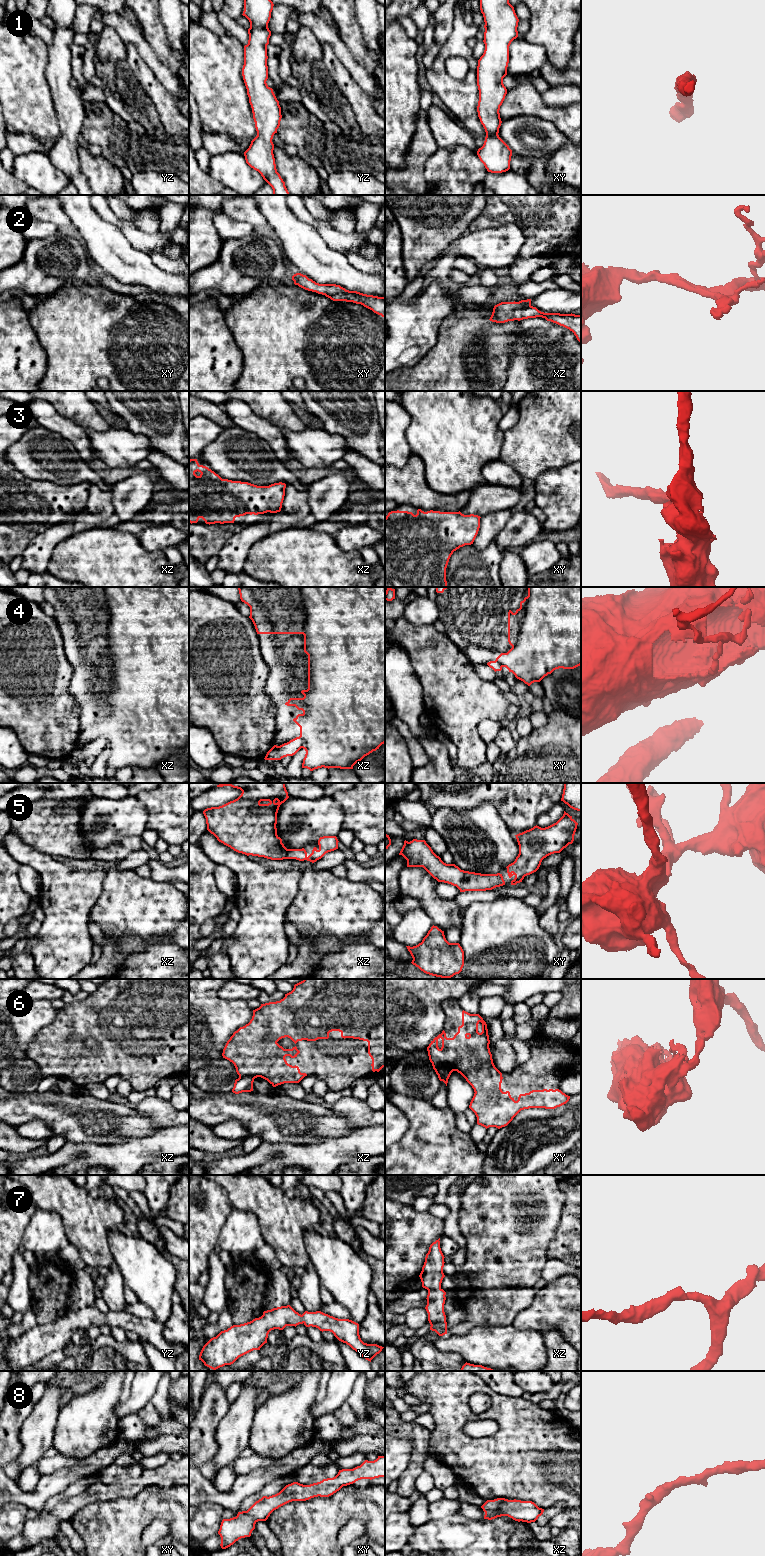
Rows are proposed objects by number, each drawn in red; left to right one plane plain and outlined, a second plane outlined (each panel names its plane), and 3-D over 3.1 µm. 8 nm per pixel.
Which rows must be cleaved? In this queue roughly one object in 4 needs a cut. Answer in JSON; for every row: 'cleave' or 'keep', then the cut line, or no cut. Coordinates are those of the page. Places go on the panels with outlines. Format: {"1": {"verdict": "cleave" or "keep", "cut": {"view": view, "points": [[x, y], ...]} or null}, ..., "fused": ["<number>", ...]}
{"1": {"verdict": "keep", "cut": null}, "2": {"verdict": "keep", "cut": null}, "3": {"verdict": "keep", "cut": null}, "4": {"verdict": "cleave", "cut": {"view": "xz", "points": [[299, 736], [302, 747]]}}, "5": {"verdict": "keep", "cut": null}, "6": {"verdict": "cleave", "cut": {"view": "xy", "points": [[435, 1070], [444, 1066], [450, 1073]]}}, "7": {"verdict": "keep", "cut": null}, "8": {"verdict": "keep", "cut": null}, "fused": ["4", "6"]}

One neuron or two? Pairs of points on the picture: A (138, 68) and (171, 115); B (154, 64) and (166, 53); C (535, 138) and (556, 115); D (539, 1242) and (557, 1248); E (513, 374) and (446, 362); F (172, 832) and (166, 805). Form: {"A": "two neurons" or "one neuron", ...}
{"A": "one neuron", "B": "two neurons", "C": "two neurons", "D": "two neurons", "E": "two neurons", "F": "one neuron"}

